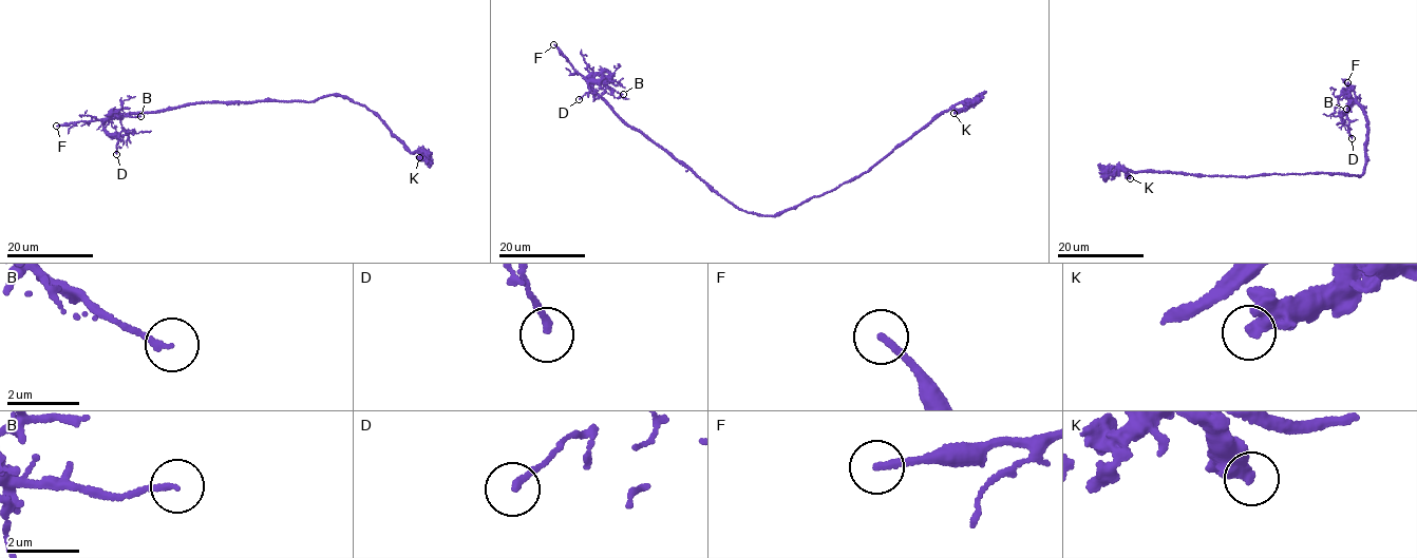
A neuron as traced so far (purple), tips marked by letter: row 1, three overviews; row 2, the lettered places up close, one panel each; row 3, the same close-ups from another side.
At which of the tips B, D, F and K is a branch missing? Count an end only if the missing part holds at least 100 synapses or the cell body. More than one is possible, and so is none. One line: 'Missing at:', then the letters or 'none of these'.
Missing at: F

